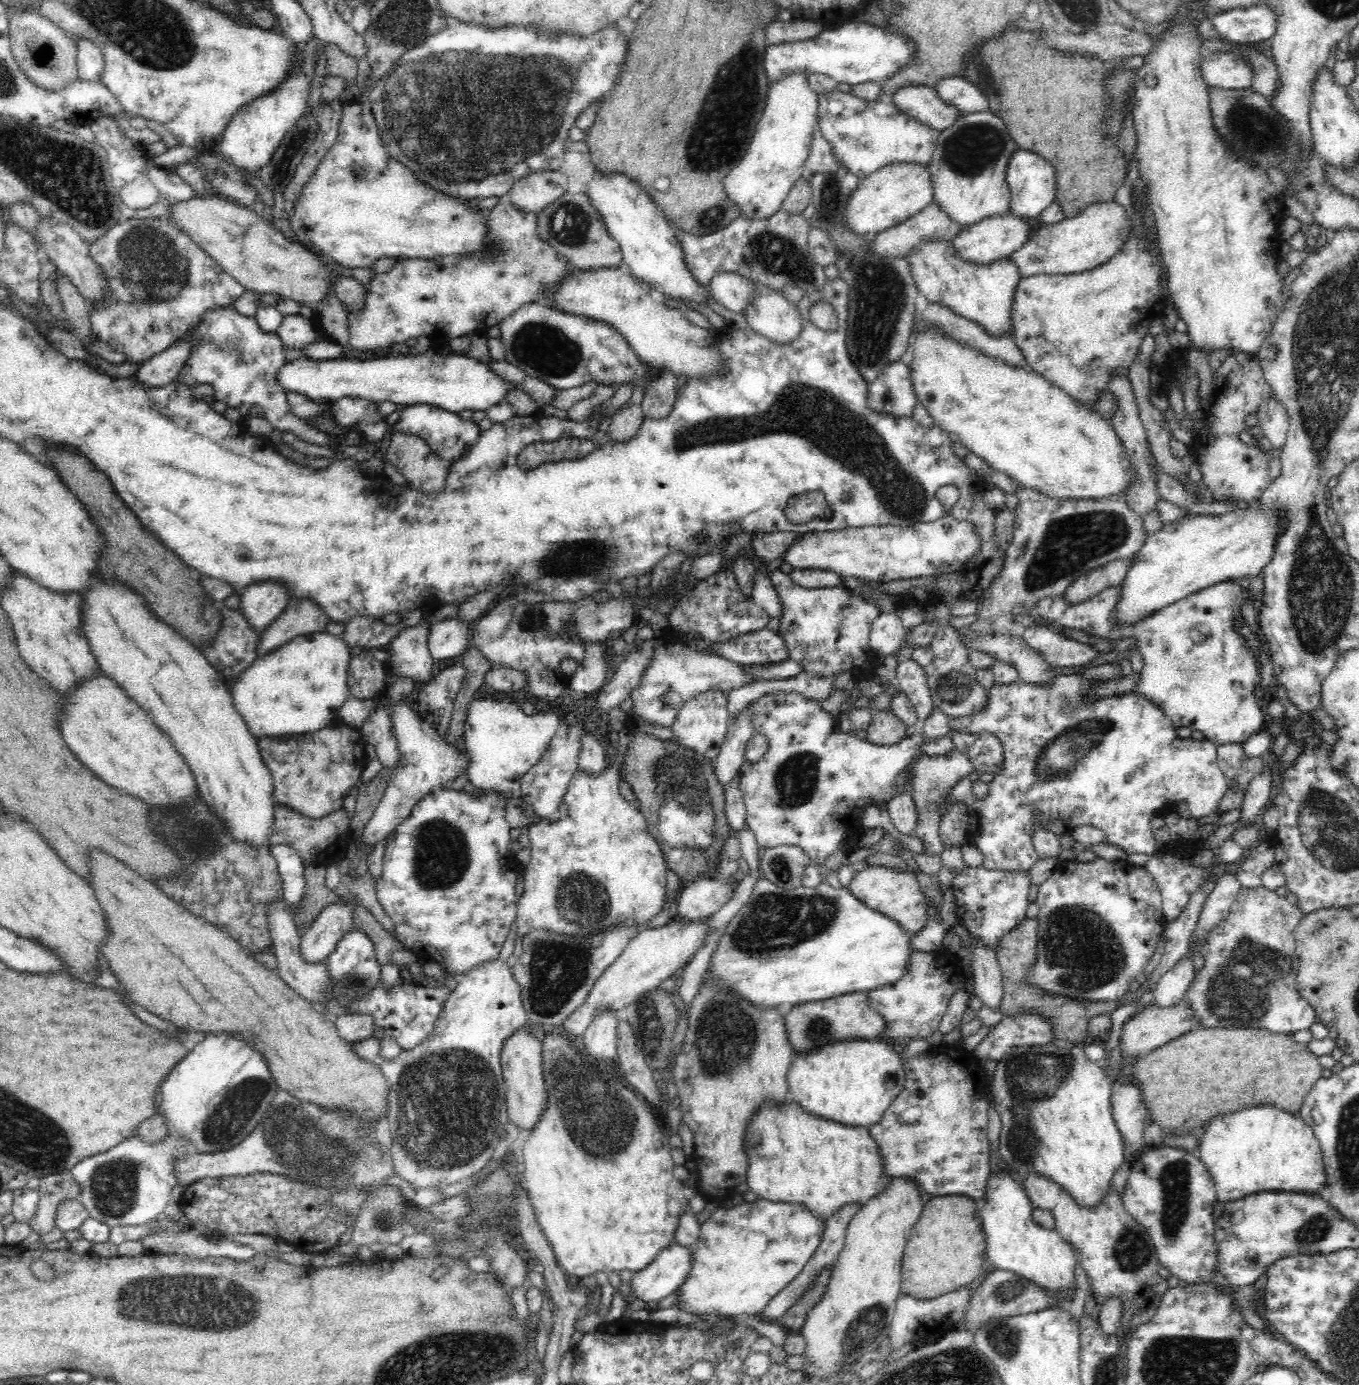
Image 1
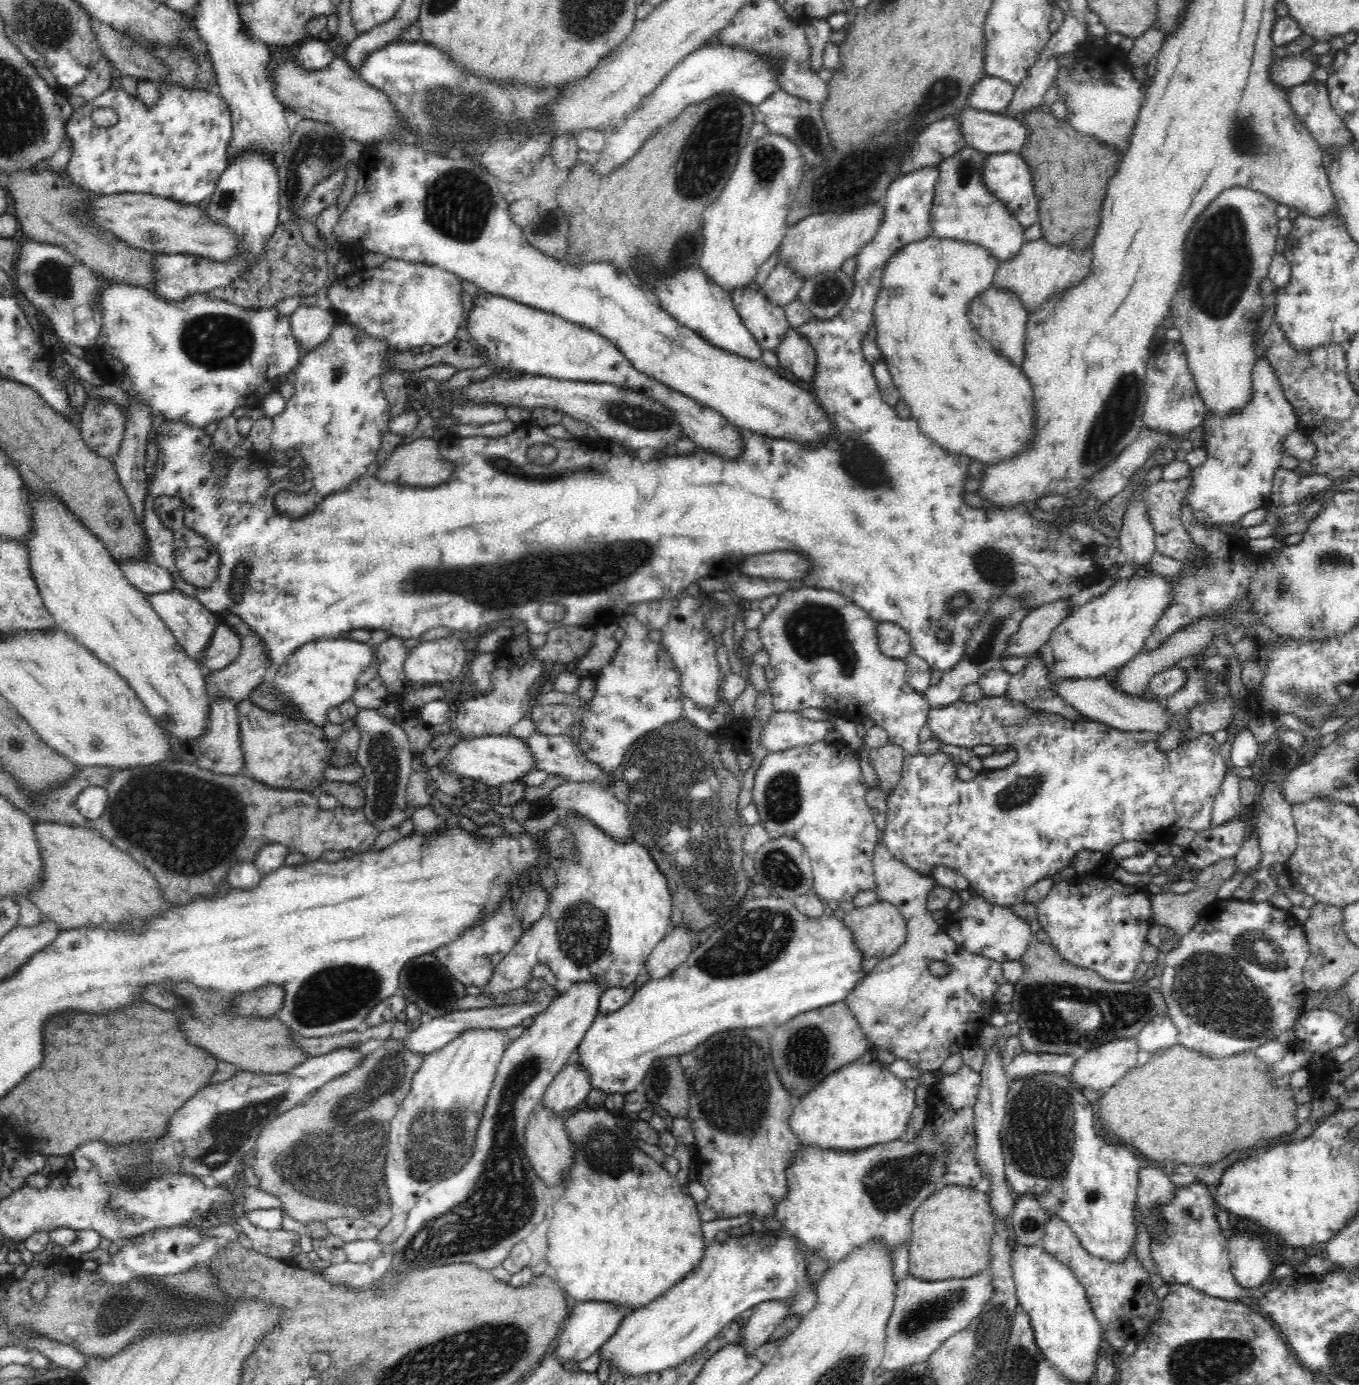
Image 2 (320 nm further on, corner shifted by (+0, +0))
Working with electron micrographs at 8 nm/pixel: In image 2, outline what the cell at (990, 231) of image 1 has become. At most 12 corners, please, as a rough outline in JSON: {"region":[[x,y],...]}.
{"region":[[926,237],[882,272],[881,360],[930,440],[983,464],[1032,390],[968,318],[988,249]]}

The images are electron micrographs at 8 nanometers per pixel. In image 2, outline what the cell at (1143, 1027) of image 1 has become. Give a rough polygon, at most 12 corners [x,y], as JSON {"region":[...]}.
{"region":[[1122,1038],[1076,1058],[1067,1076],[1104,1093],[1142,1060]]}

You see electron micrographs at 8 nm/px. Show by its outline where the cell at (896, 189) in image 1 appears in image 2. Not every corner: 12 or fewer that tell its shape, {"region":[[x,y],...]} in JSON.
{"region":[[882,203],[788,226],[777,264],[803,282],[874,238]]}

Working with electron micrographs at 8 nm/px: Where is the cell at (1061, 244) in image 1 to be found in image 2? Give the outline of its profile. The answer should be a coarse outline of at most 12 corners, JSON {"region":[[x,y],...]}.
{"region":[[1025,240],[993,286],[1034,314],[1082,284],[1090,248]]}

